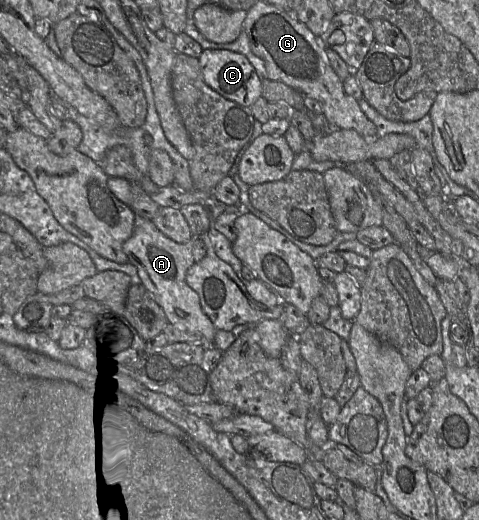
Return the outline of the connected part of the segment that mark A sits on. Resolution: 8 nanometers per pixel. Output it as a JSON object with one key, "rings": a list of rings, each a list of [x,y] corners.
{"rings":[[[136,216],[131,237],[123,244],[123,252],[128,263],[136,267],[143,286],[163,309],[169,324],[185,332],[201,335],[202,345],[211,346],[216,335],[216,328],[203,312],[198,294],[186,283],[186,273],[195,263],[193,258],[193,238],[179,244],[161,233],[152,221]]]}

